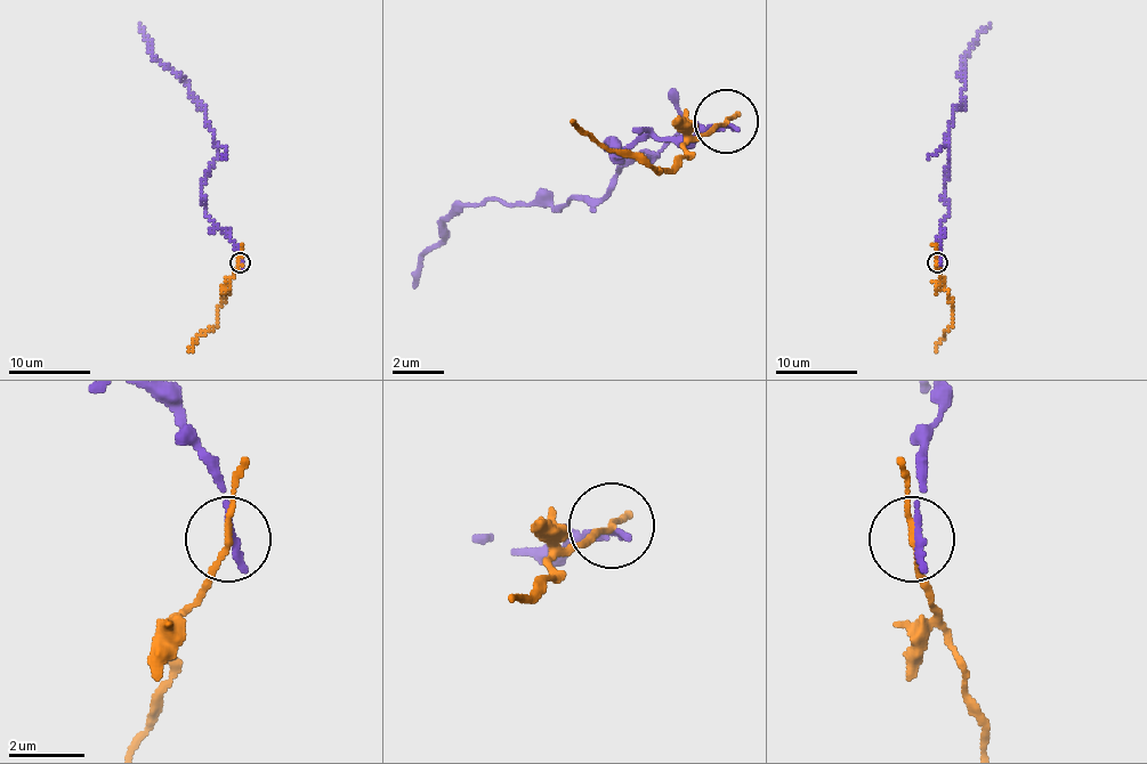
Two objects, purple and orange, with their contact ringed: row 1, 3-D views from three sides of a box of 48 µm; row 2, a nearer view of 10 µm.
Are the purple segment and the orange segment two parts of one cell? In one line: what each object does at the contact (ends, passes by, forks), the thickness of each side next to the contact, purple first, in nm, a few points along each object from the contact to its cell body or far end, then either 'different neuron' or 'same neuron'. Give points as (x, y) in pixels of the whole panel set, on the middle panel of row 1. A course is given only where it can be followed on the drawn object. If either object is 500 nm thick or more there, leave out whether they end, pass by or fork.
purple ends; orange passes by; calibres 200 and 130 nm; course purple (725, 123), (686, 143), (640, 136), (615, 155), (608, 143), (654, 155), (596, 200), (460, 206), (416, 290); course orange (725, 123), (718, 123), (660, 175), (570, 123); different neuron

